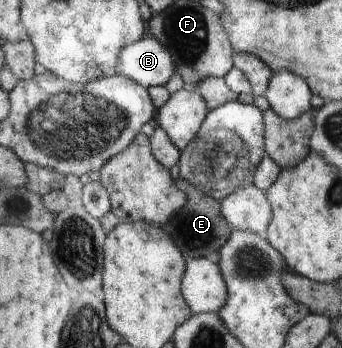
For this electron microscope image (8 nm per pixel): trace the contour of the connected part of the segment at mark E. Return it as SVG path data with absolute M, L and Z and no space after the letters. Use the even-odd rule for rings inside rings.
M181 176L177 178L175 184L179 190L185 188L188 201L184 208L175 212L167 222L167 226L173 226L171 238L175 238L175 242L179 242L179 250L183 250L183 254L187 254L189 259L203 258L209 254L218 253L218 250L221 250L226 241L230 240L236 229L226 221L226 218L223 218L221 203L195 188ZM181 238L183 238L183 244L181 244Z

